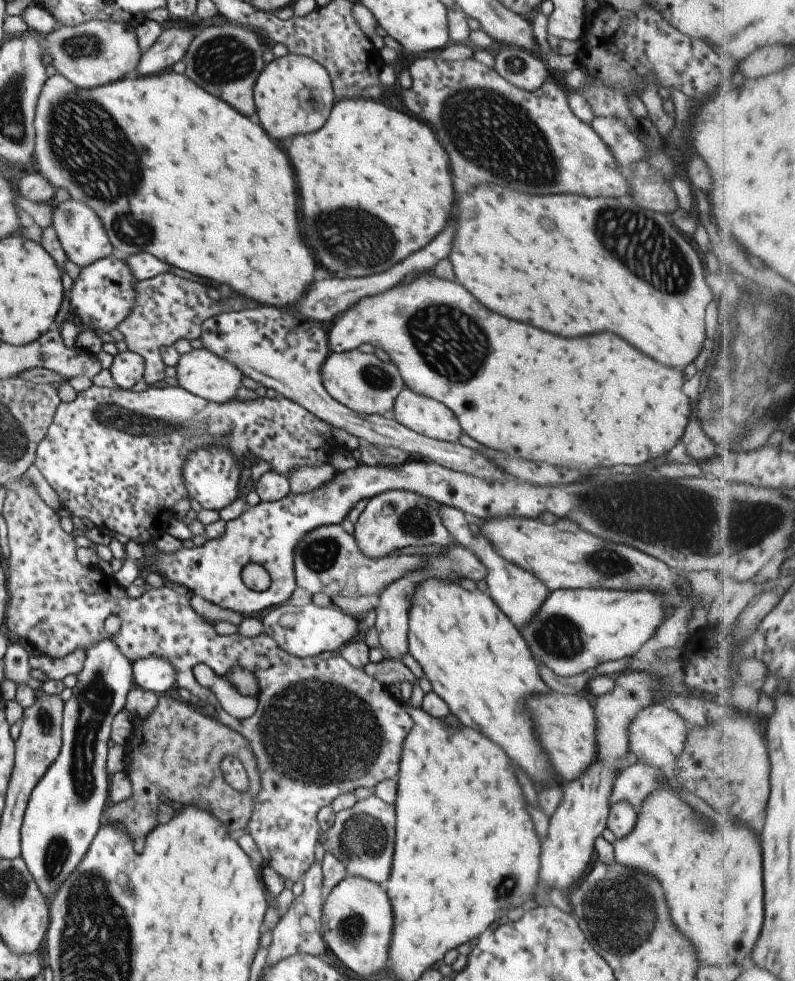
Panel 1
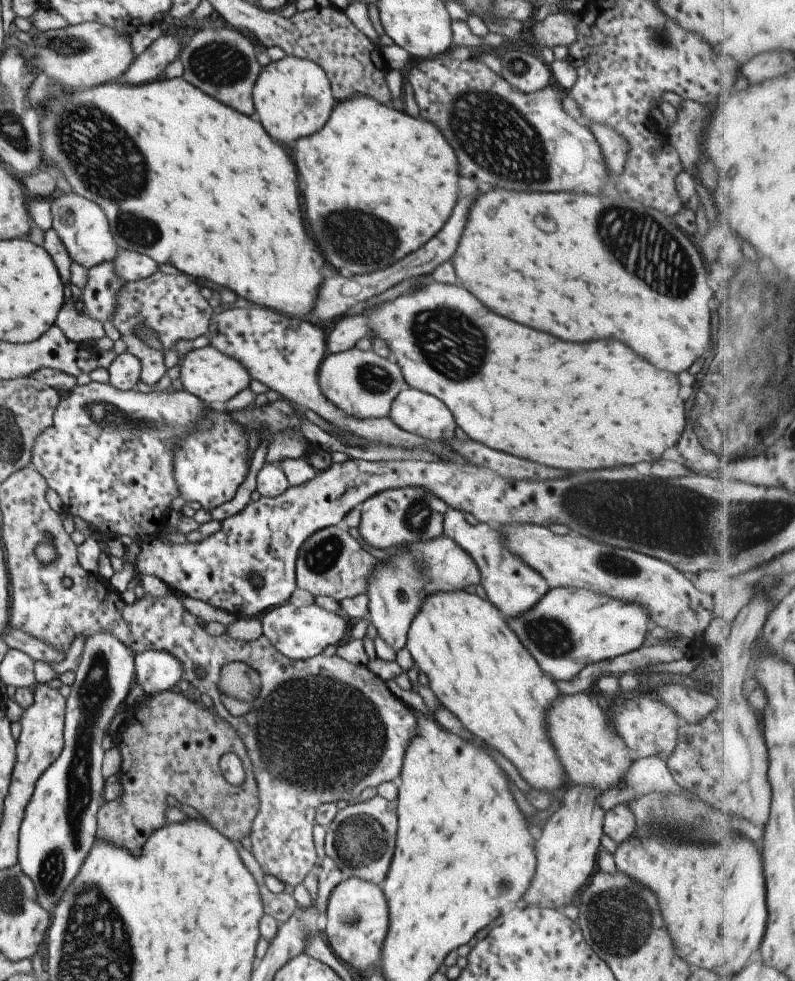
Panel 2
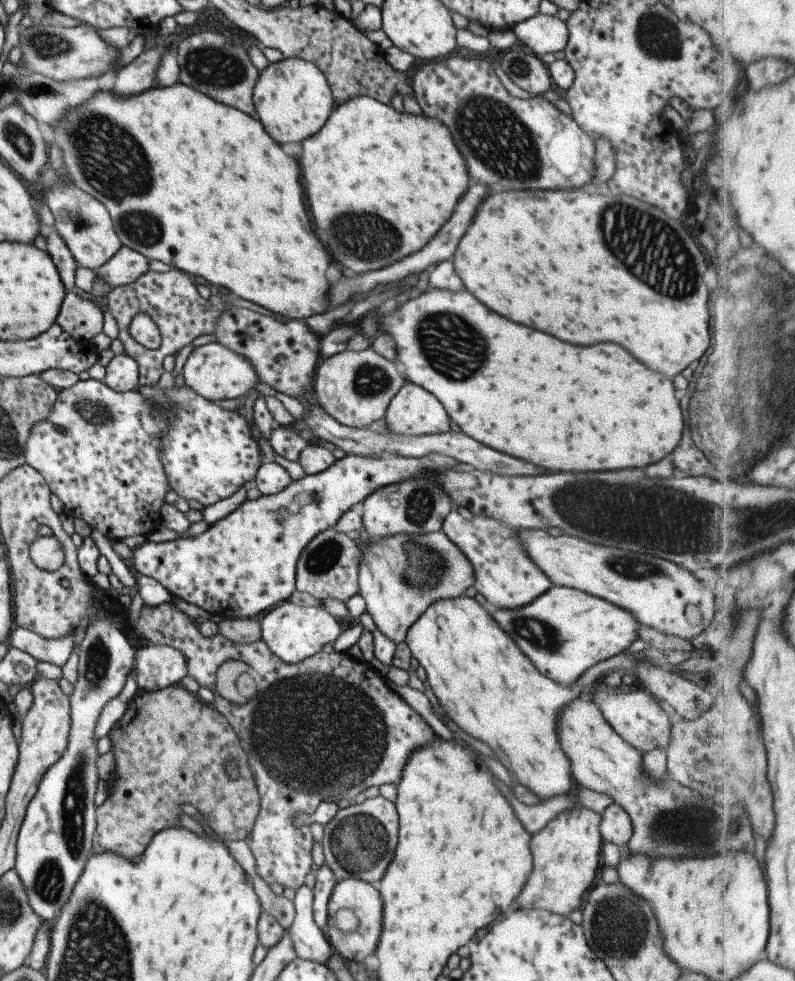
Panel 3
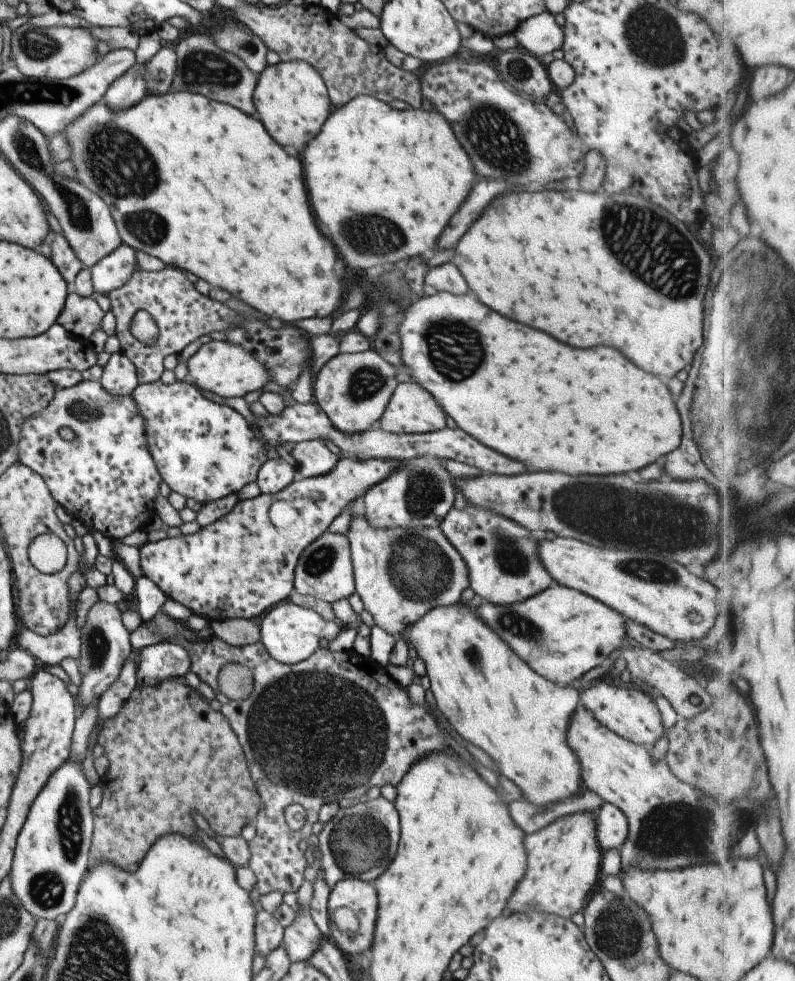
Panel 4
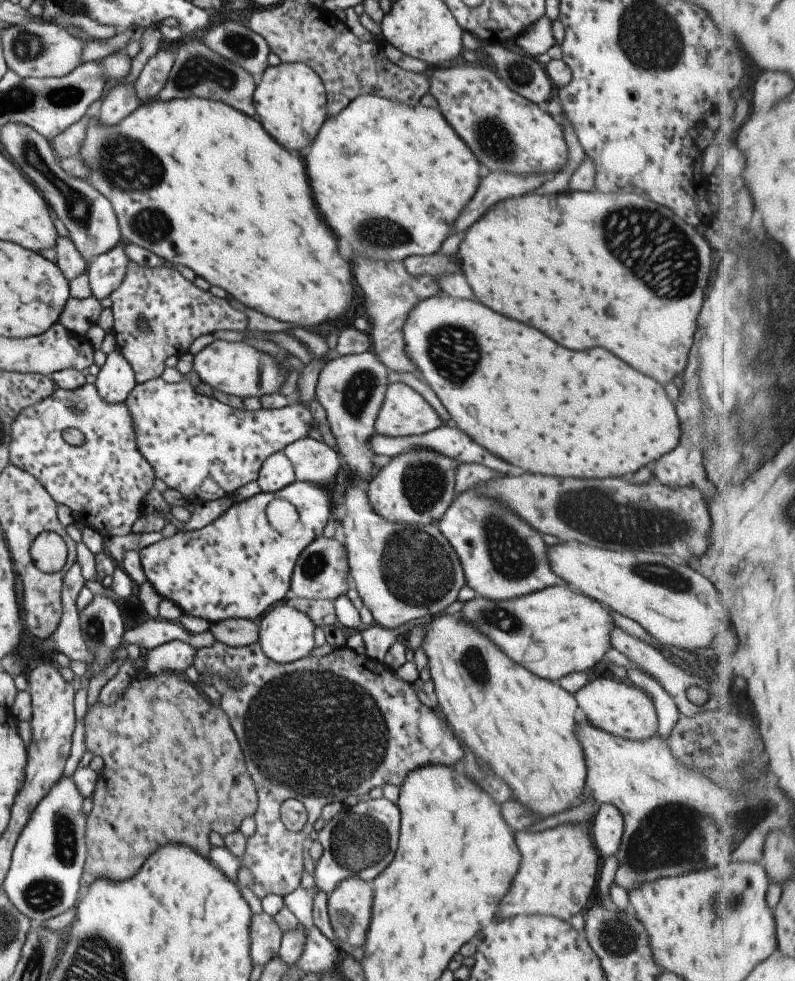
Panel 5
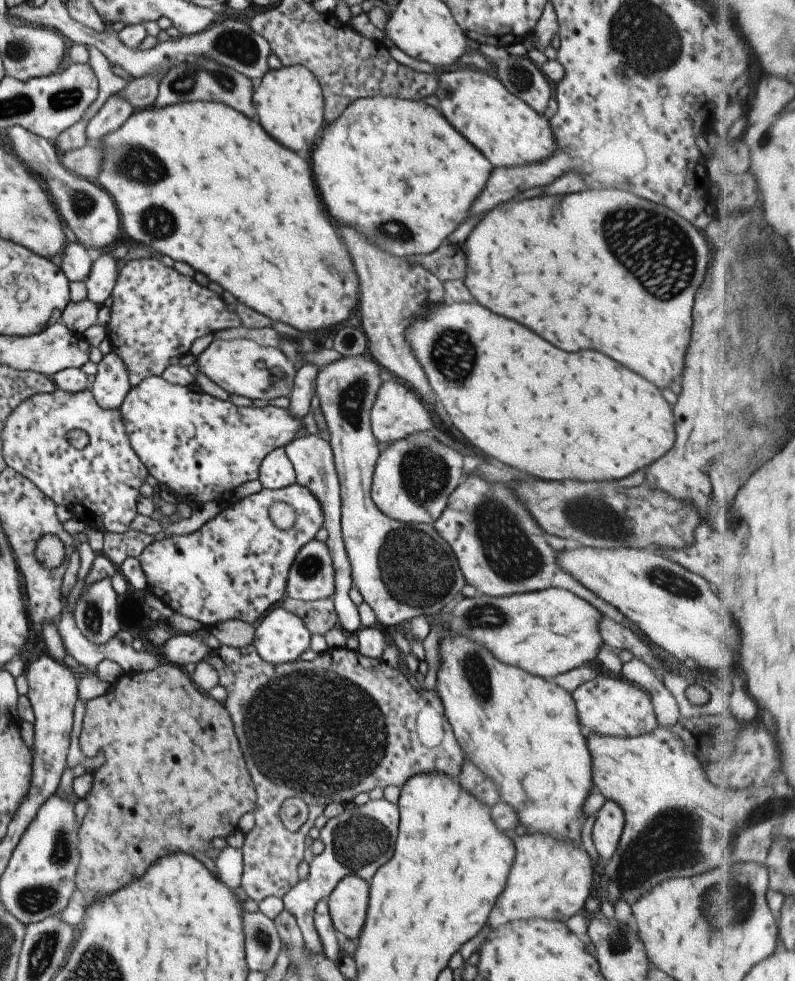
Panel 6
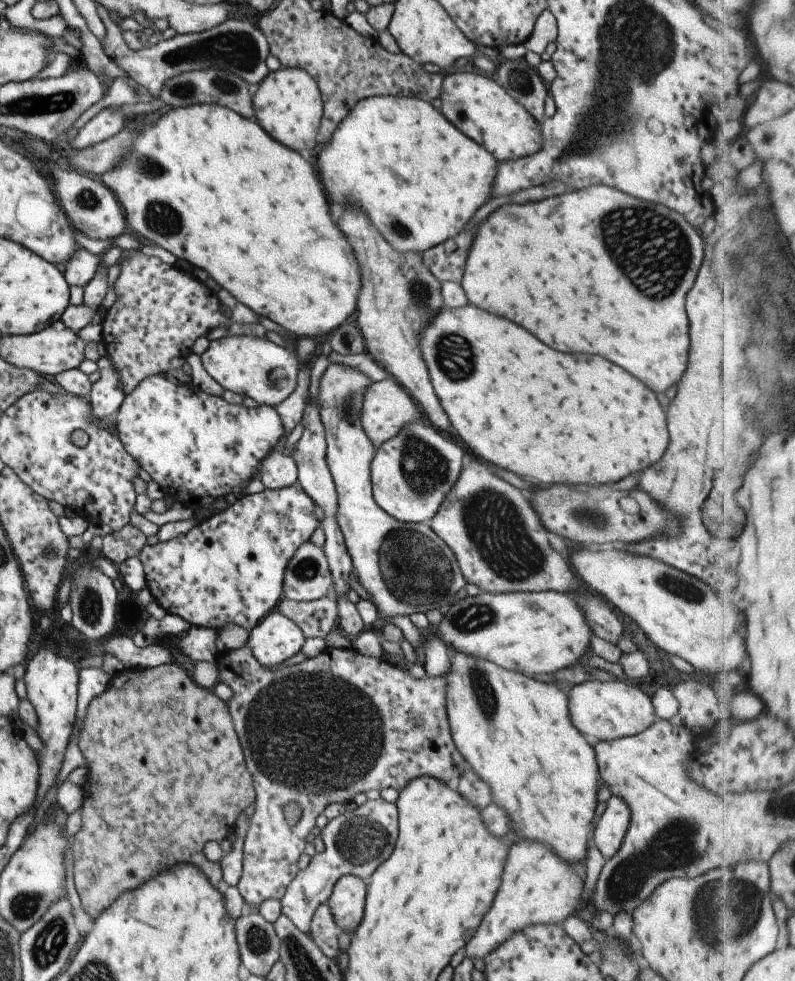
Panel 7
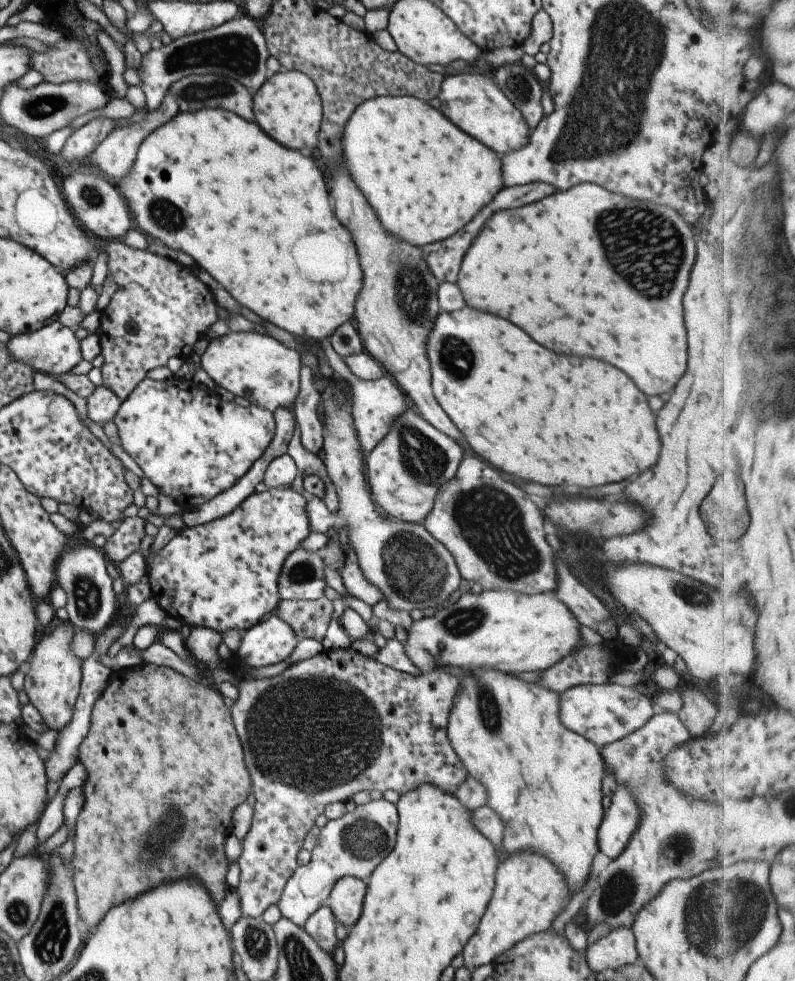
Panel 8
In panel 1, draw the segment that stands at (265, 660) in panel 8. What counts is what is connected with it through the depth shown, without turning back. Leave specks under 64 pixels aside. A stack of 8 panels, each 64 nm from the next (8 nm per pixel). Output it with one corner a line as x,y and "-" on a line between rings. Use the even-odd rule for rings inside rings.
284,602
277,608
272,608
261,621
264,633
274,638
274,642
282,650
300,658
317,657
325,650
328,652
340,650
350,641
363,636
359,630
360,618
346,614
334,604
321,607
310,602
304,606
294,606

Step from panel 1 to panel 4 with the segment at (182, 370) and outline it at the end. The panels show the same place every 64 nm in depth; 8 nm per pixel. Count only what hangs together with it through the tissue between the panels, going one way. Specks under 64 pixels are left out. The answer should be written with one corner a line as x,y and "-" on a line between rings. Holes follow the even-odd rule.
211,341
203,345
188,361
188,381
204,391
210,391
222,398
244,397
250,392
261,391
271,382
267,367
242,346
229,341

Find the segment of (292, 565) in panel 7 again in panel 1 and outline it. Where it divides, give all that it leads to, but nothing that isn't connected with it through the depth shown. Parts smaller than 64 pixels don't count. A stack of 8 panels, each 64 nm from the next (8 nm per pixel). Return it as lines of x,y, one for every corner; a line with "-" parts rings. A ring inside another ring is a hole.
328,524
312,528
304,534
294,548
294,572
296,586
307,590
311,595
324,593
329,597
346,596
366,598
378,596
386,586
400,580
408,572
420,570
424,566
426,554
402,554
386,558
368,558
340,524

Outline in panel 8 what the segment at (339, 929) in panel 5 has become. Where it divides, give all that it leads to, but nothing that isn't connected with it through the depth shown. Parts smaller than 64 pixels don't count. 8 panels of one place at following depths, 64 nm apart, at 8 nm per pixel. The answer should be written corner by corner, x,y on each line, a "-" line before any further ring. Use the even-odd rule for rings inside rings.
343,877
336,882
333,890
329,894
330,909
334,917
350,929
352,924
356,924
356,920
362,914
362,906
365,898
367,886
361,879
355,877

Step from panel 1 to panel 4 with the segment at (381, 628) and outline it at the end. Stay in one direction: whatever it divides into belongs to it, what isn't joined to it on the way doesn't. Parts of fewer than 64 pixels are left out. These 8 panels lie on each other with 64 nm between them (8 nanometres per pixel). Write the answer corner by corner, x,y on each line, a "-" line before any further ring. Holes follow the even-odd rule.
350,514
350,529
345,536
351,551
355,592
379,628
403,638
407,629
429,611
461,601
462,591
469,588
466,564
439,527
386,529
375,527
365,516

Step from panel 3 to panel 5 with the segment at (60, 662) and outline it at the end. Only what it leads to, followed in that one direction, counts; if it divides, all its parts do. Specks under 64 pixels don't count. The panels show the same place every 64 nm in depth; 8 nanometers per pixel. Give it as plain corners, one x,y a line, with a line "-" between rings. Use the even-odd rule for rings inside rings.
76,561
76,564
65,572
62,587
63,613
58,628
46,639
28,636
26,640
39,650
40,655
43,655
46,661
53,662
55,654
64,654
74,662
78,660
84,662
86,666
94,664
96,656
81,638
79,612
76,608
78,592
86,584
80,570
81,566

